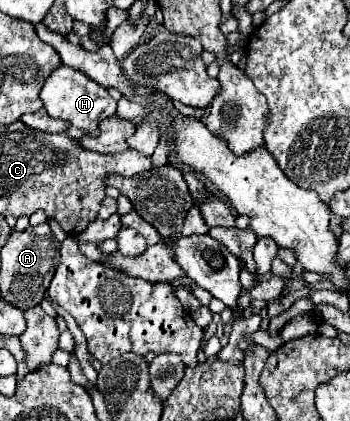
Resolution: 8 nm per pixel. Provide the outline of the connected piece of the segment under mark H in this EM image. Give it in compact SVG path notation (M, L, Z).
M64 64L50 74L50 78L46 80L40 92L40 98L52 118L60 118L70 124L66 132L76 140L80 140L84 134L98 136L100 122L116 114L116 100L104 88L98 88L98 84L94 84L92 80L86 80L82 72L74 72L72 68L66 68Z

